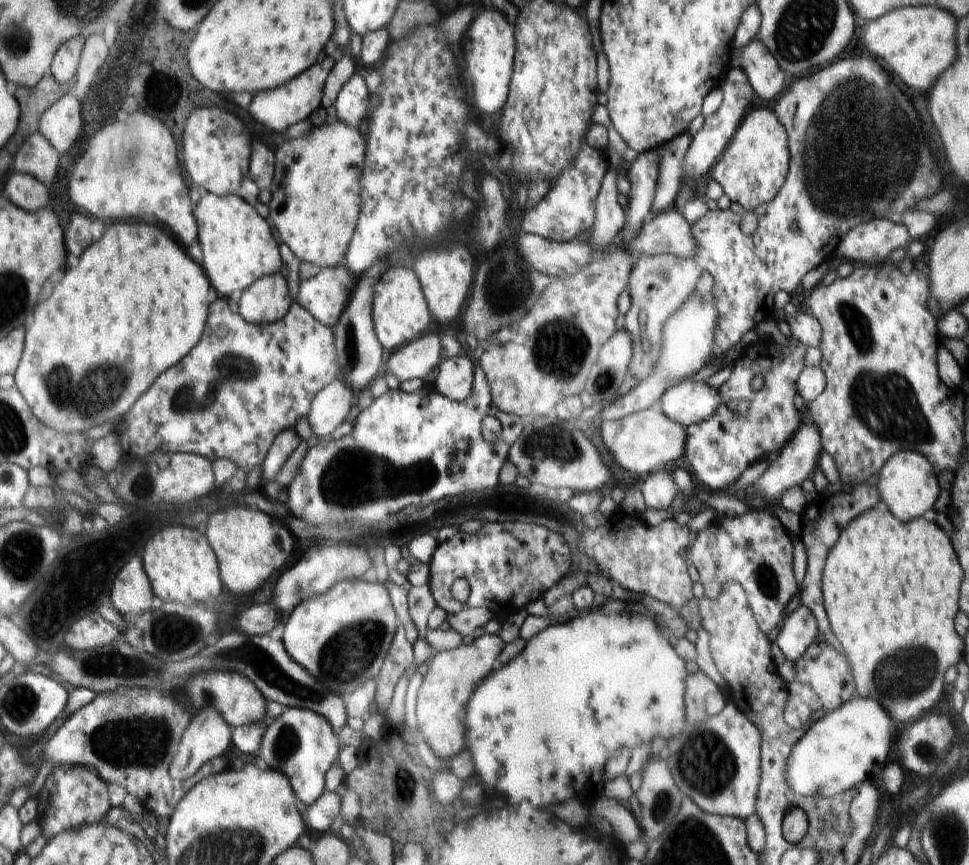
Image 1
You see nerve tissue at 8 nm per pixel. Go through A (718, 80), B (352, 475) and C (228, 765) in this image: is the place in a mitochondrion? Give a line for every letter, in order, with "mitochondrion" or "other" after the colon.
A: other
B: mitochondrion
C: other

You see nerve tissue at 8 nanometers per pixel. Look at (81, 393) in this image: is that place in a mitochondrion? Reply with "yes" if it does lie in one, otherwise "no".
yes

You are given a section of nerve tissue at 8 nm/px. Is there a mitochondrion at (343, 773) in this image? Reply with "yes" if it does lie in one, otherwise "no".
no

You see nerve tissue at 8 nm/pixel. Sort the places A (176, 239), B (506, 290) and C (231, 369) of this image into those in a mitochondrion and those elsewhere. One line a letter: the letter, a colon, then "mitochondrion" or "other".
A: other
B: mitochondrion
C: mitochondrion

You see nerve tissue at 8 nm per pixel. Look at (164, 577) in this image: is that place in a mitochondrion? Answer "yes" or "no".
no

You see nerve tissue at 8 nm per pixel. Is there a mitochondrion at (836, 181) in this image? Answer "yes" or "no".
yes

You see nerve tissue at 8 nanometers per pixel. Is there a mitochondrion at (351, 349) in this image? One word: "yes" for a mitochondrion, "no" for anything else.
yes

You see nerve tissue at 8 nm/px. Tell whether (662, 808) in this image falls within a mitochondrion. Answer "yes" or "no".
yes

